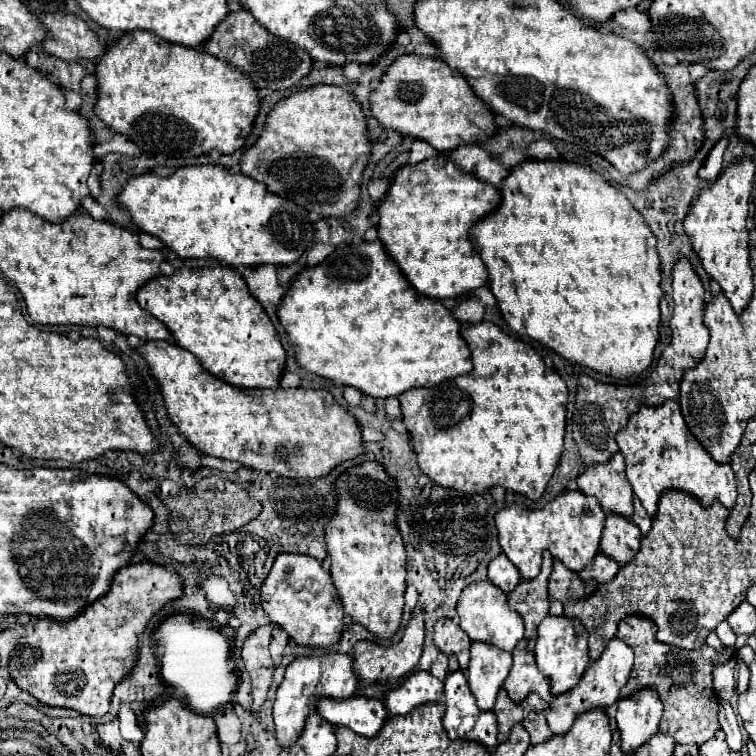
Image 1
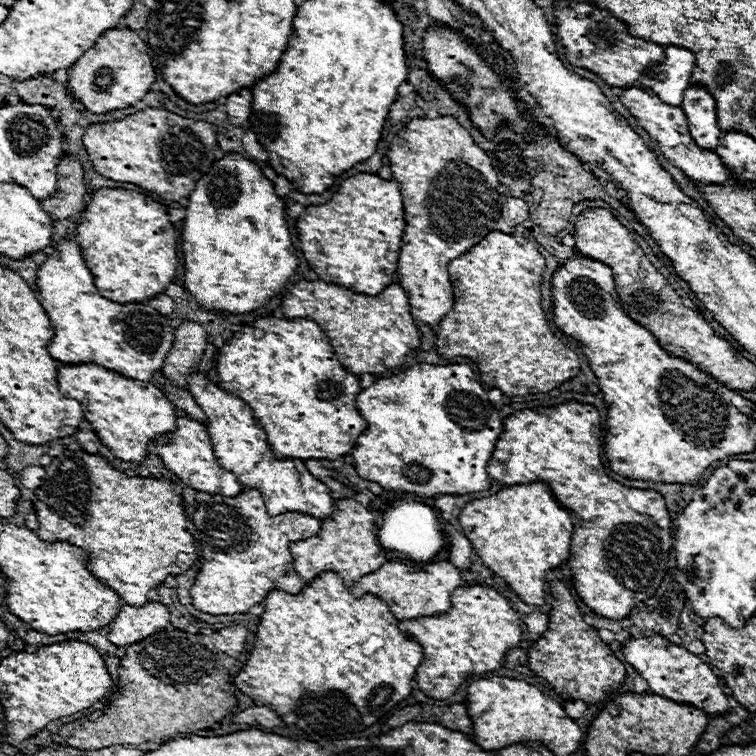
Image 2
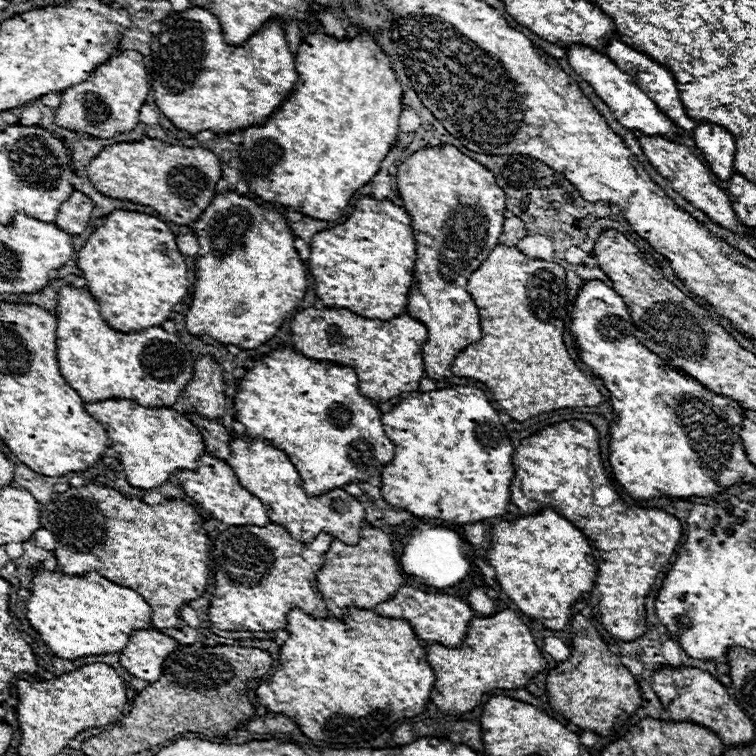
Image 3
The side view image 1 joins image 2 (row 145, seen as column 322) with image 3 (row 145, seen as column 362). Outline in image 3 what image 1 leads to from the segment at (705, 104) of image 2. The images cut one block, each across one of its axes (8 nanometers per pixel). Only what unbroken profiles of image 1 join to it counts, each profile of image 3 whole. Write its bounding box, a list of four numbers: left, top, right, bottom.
[692,124,736,182]

